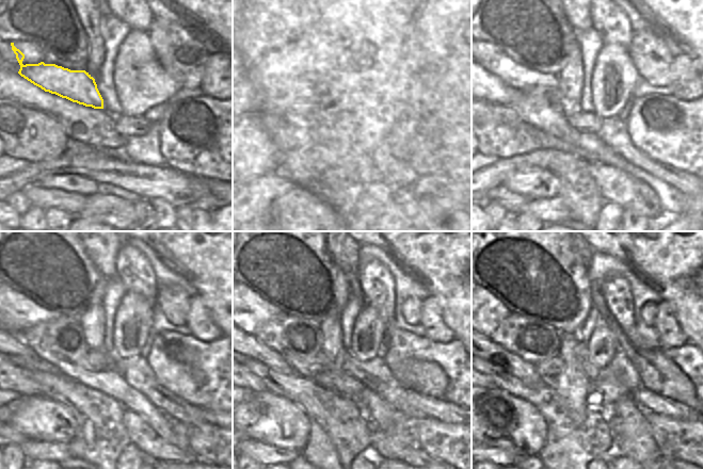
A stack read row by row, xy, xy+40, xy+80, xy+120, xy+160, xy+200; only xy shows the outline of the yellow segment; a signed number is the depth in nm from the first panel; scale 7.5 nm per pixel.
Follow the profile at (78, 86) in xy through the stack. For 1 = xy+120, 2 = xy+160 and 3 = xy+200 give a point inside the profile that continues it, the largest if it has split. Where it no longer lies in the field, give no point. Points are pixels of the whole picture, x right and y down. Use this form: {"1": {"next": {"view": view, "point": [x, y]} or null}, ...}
{"1": {"next": {"view": "xy+120", "point": [18, 312]}}, "2": {"next": {"view": "xy+160", "point": [254, 312]}}, "3": {"next": {"view": "xy+200", "point": [493, 312]}}}

